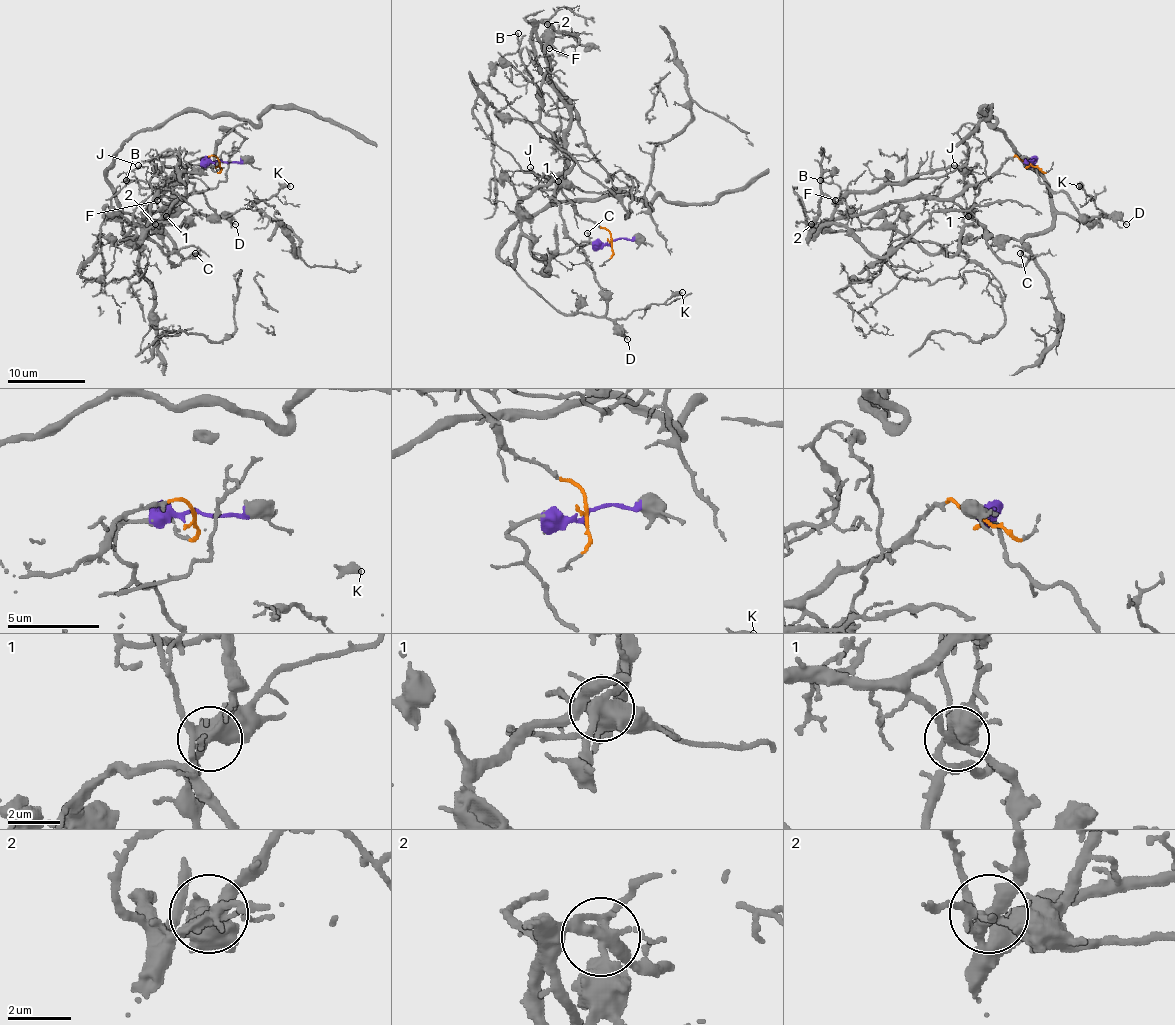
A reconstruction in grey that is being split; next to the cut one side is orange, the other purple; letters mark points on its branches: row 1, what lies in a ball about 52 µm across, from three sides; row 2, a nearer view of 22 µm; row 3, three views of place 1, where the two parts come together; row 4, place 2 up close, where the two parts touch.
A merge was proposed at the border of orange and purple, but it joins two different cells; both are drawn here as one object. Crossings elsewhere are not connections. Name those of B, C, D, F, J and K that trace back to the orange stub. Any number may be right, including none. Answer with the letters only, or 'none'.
C, F, J

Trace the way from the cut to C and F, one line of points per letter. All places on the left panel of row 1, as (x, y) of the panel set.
C: (220, 161), (213, 155), (191, 161), (170, 184), (174, 207), (162, 223), (162, 244), (176, 264), (195, 254)
F: (220, 161), (191, 161), (170, 184), (178, 200), (147, 215), (147, 229), (185, 194), (176, 204), (156, 200)

